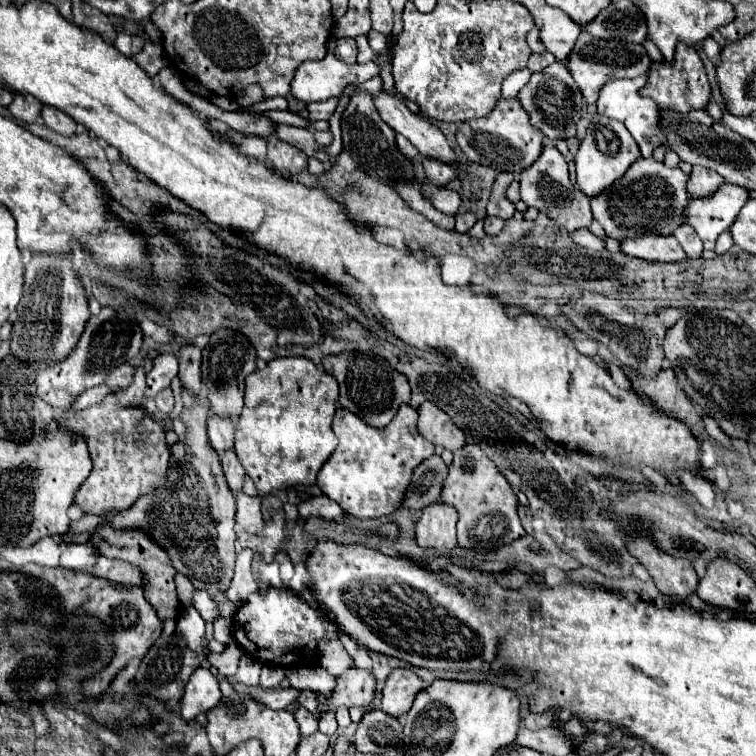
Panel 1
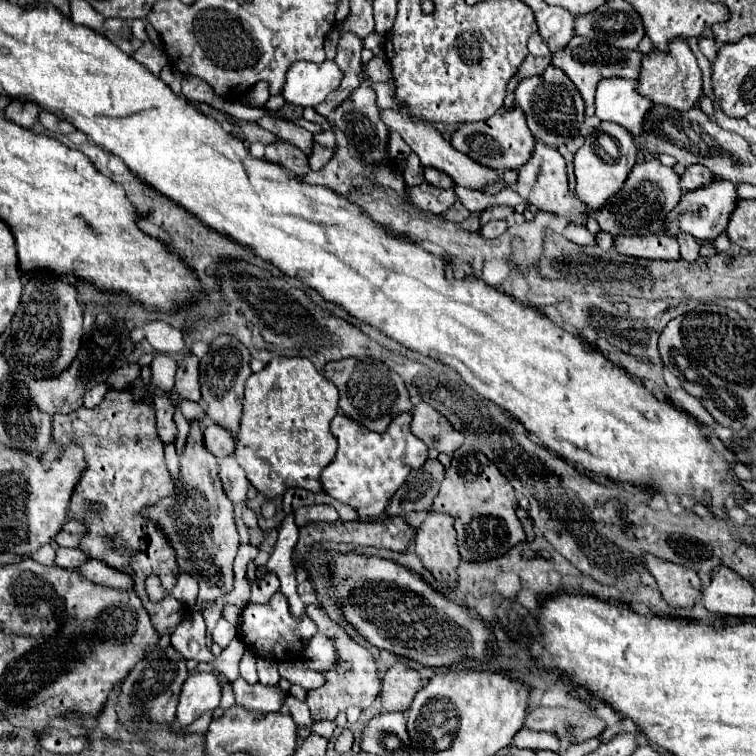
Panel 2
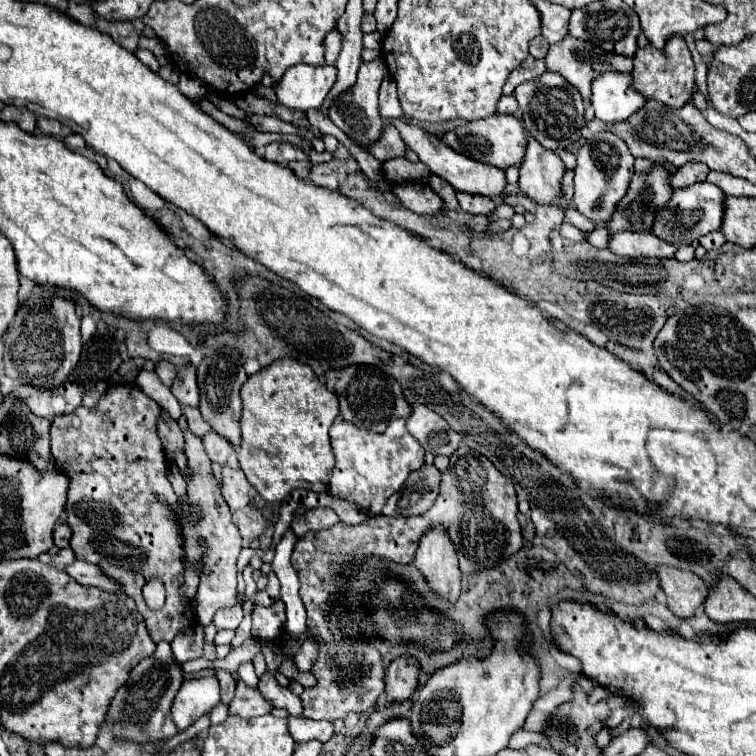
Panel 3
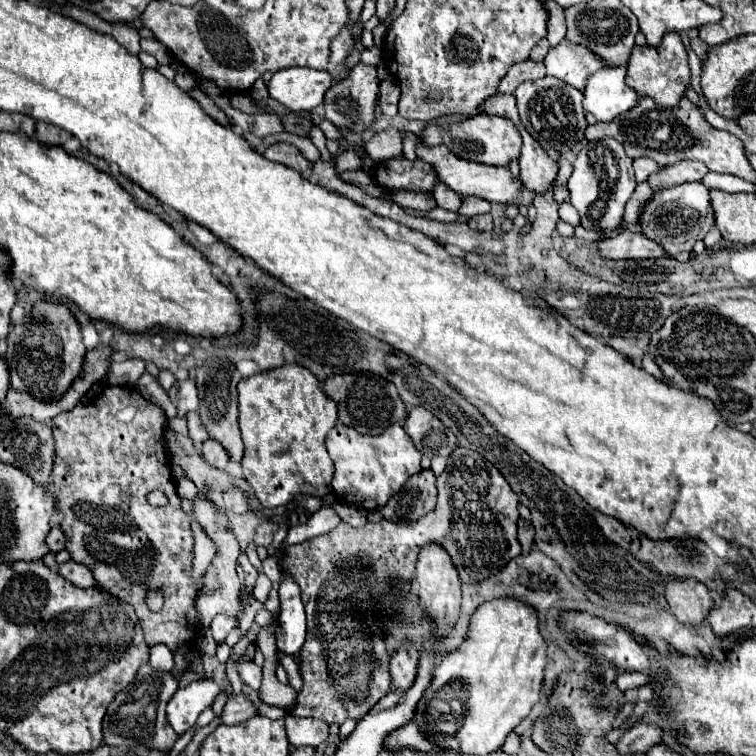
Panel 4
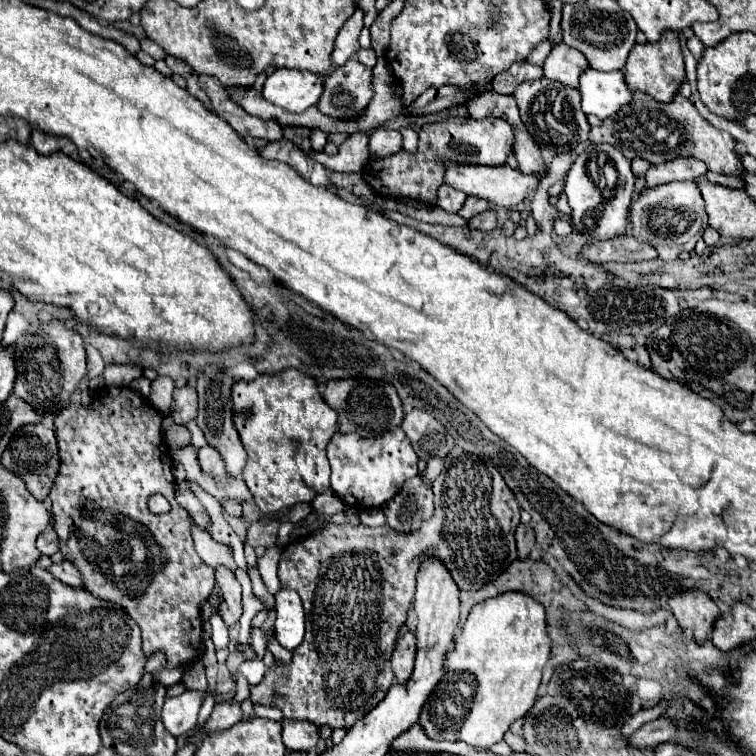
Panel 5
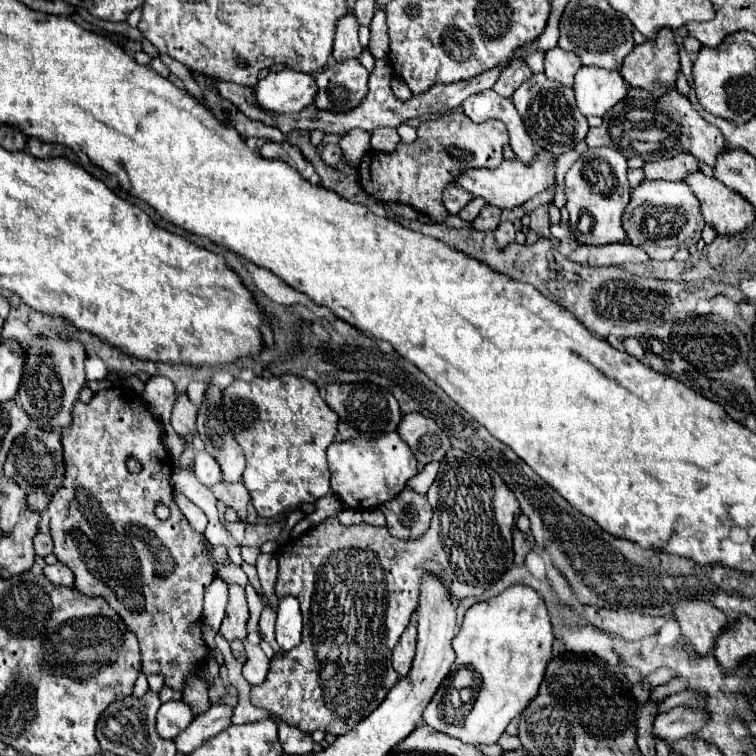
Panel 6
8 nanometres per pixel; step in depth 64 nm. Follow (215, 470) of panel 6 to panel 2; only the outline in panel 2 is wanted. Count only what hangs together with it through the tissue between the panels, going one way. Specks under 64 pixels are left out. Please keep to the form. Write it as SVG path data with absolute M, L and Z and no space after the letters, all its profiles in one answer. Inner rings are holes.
M208 420L206 426L204 426L204 442L206 442L206 448L214 456L224 458L224 456L230 456L234 452L234 442L236 440L226 428L222 428L222 426Z

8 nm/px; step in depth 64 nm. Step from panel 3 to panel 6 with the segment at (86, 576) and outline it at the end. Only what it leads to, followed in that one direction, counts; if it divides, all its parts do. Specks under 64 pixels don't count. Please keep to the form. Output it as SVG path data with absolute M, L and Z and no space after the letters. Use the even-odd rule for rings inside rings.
M58 562L54 566L46 566L44 574L46 574L46 578L50 578L50 582L54 582L58 586L74 586L74 572L62 562Z

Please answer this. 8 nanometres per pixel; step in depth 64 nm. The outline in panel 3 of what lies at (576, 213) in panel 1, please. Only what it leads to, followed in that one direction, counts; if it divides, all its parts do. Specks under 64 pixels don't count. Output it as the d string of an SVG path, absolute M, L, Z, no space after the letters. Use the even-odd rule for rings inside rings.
M528 136L526 158L520 164L518 186L524 196L538 204L556 204L562 208L562 176L566 172L564 162L552 150L542 148Z

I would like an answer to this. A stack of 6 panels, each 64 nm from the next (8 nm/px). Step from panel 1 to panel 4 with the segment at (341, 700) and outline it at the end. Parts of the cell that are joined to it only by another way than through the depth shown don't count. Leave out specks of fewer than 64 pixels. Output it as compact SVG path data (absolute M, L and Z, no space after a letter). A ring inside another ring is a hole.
M458 446L448 456L446 470L438 476L438 502L432 512L422 516L420 520L408 522L398 528L398 522L390 522L386 518L378 522L368 522L362 528L352 528L340 522L332 532L324 536L316 536L304 540L302 544L294 544L286 548L286 556L282 566L296 578L302 590L302 602L306 606L308 616L308 638L304 648L300 650L300 674L304 680L302 692L298 692L296 708L288 714L304 716L304 718L320 718L328 724L342 724L348 718L360 720L382 696L390 692L390 674L388 674L388 650L382 640L382 630L378 624L372 628L364 628L364 624L354 624L350 606L356 604L362 614L368 612L370 606L382 602L378 592L382 592L386 578L402 578L402 588L408 590L408 580L416 576L416 562L406 562L406 554L410 550L422 548L426 542L442 544L454 558L454 566L460 572L462 582L478 582L496 574L510 558L520 554L518 542L518 496L506 482L506 478L478 452Z

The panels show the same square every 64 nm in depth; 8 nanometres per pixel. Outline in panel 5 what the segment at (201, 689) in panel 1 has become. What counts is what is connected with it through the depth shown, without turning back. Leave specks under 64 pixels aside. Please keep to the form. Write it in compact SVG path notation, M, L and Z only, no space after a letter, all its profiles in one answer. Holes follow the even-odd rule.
M184 690L180 696L166 698L162 708L162 720L166 730L170 730L170 734L178 738L194 728L206 696L210 696L210 690Z

